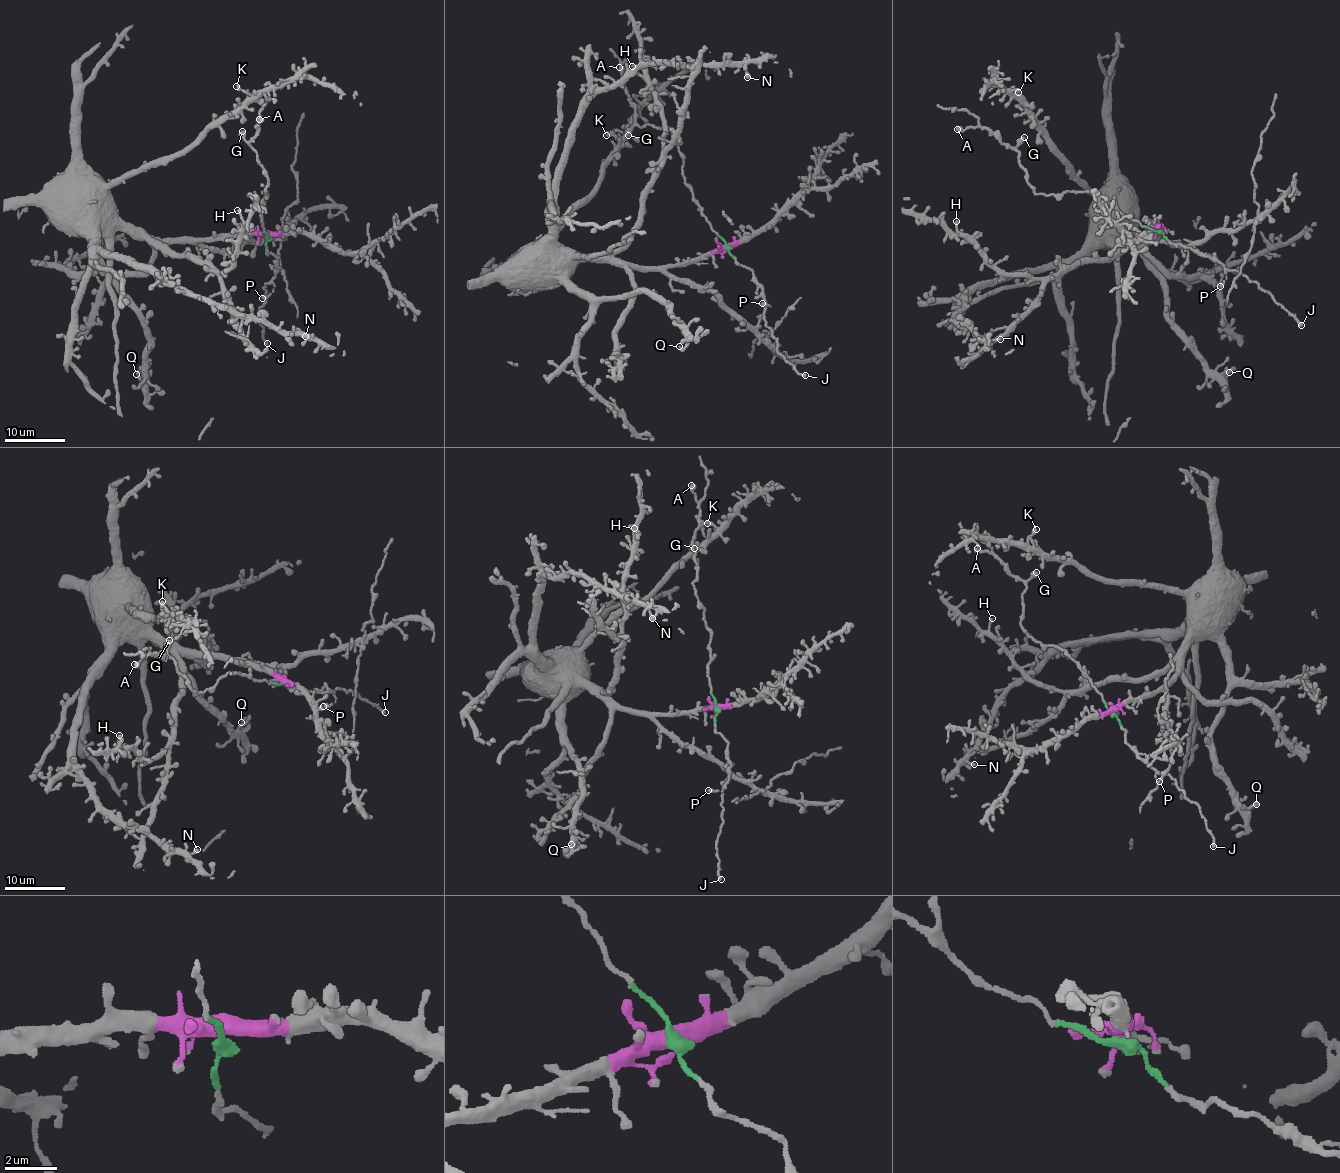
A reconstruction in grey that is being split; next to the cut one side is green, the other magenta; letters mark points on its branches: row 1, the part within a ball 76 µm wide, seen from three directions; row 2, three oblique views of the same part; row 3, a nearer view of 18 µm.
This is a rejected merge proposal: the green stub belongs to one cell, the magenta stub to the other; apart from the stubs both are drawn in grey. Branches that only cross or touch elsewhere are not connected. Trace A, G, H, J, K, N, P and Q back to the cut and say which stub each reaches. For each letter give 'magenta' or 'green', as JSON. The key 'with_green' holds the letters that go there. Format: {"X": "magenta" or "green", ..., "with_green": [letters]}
{"A": "green", "G": "green", "H": "magenta", "J": "green", "K": "magenta", "N": "magenta", "P": "green", "Q": "magenta", "with_green": ["A", "G", "J", "P"]}

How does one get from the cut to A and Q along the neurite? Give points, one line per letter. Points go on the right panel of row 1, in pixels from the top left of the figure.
A: (1157, 229), (1124, 216), (1090, 192), (1036, 193), (1018, 162), (1019, 154), (987, 129), (956, 129)
Q: (1157, 229), (1154, 240), (1137, 243), (1121, 237), (1150, 262), (1170, 325), (1207, 367), (1218, 374), (1230, 372)

